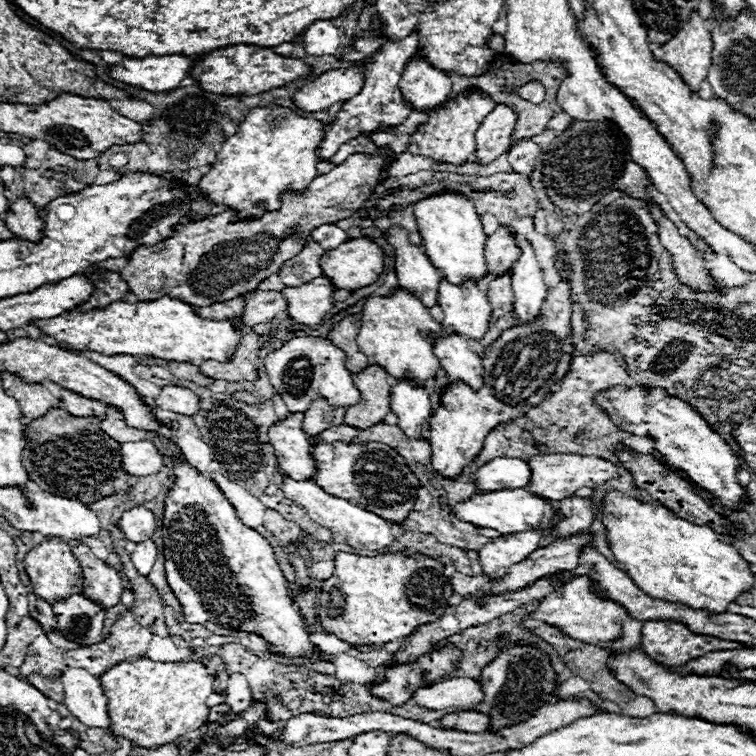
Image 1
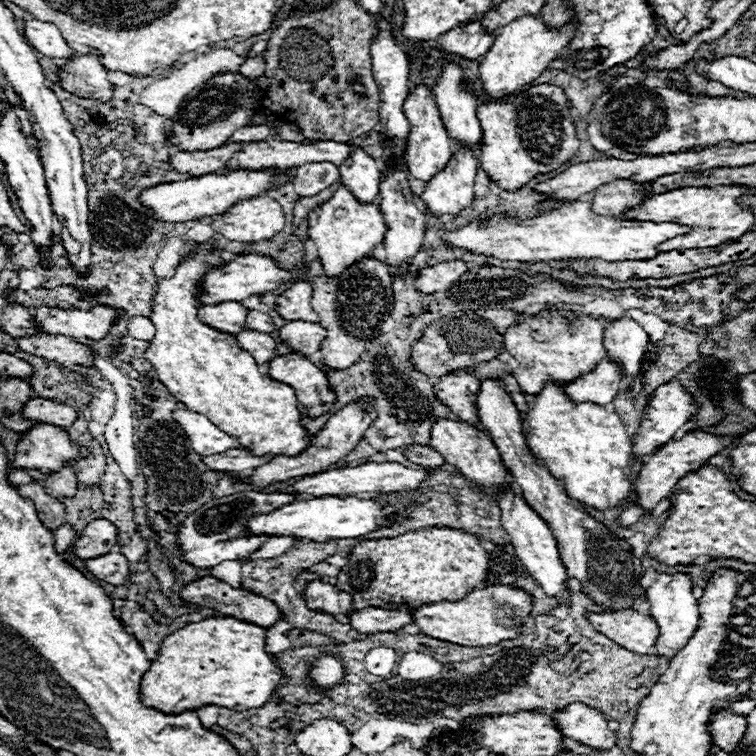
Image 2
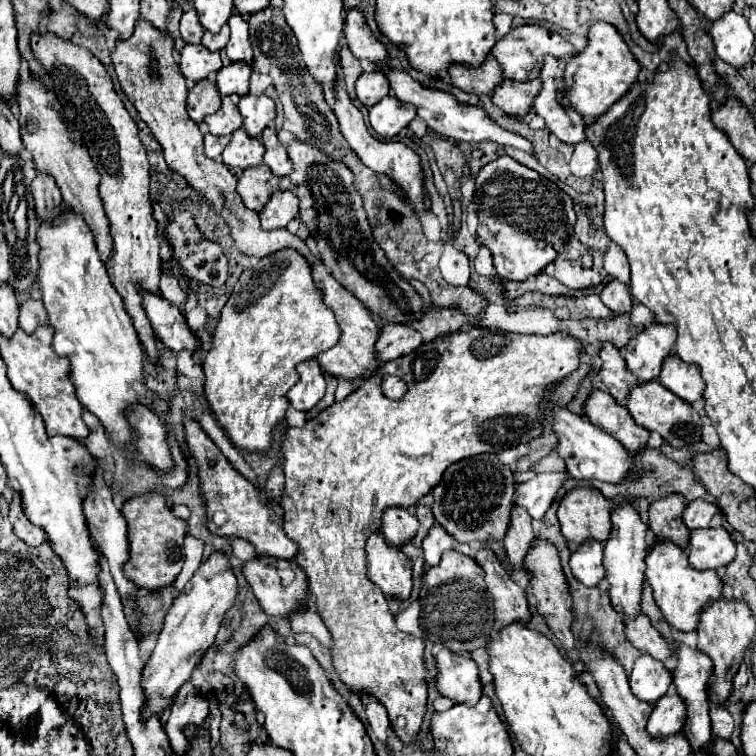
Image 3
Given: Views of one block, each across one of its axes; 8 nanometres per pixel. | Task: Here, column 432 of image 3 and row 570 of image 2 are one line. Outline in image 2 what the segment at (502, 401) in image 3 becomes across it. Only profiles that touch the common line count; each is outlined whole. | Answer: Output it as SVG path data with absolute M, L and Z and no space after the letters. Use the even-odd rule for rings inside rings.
M426 528L408 532L396 538L380 538L380 540L364 540L352 548L348 554L346 568L338 574L338 590L344 590L352 594L354 608L364 610L368 606L372 608L414 608L430 602L442 602L442 600L462 600L472 588L480 586L484 582L484 574L488 574L488 552L478 544L478 538L456 528Z

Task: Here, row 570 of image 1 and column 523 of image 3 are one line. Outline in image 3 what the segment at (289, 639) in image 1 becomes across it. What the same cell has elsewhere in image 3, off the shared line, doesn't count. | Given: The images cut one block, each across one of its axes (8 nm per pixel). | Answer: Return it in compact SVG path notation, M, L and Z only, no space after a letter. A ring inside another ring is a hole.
M500 156L480 170L476 178L474 206L480 218L476 230L478 238L482 238L484 246L492 252L498 276L514 282L524 282L554 262L558 252L570 240L576 224L572 198L558 188L558 184L520 166L510 156ZM532 242L548 242L548 246L538 248L532 246Z

